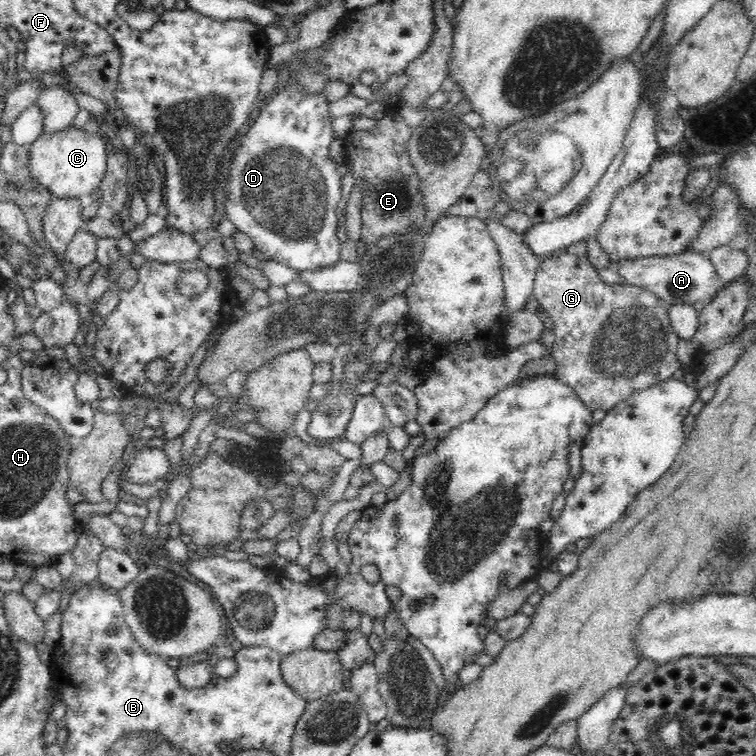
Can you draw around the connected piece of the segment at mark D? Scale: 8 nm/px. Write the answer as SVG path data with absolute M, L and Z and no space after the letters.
M290 77L288 84L264 108L255 112L254 124L241 136L240 146L230 159L229 176L222 182L226 218L252 240L256 250L264 253L268 261L296 271L328 268L341 261L336 210L342 198L343 174L342 167L330 157L330 144L335 138L332 120L326 96L309 94L296 77Z

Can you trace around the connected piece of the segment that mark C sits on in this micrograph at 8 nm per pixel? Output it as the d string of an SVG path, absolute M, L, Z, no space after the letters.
M70 126L52 134L43 134L32 143L30 150L30 172L54 197L80 199L94 196L107 170L108 146L101 133L90 134L84 129Z

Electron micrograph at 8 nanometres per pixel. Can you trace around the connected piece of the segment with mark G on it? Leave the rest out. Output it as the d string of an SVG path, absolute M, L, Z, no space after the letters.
M564 251L541 260L532 294L553 322L551 332L555 344L551 355L556 361L556 377L572 387L578 398L595 413L602 410L607 413L622 400L672 378L672 374L682 368L676 355L680 339L671 326L670 305L644 287L604 284L586 254L575 256Z

